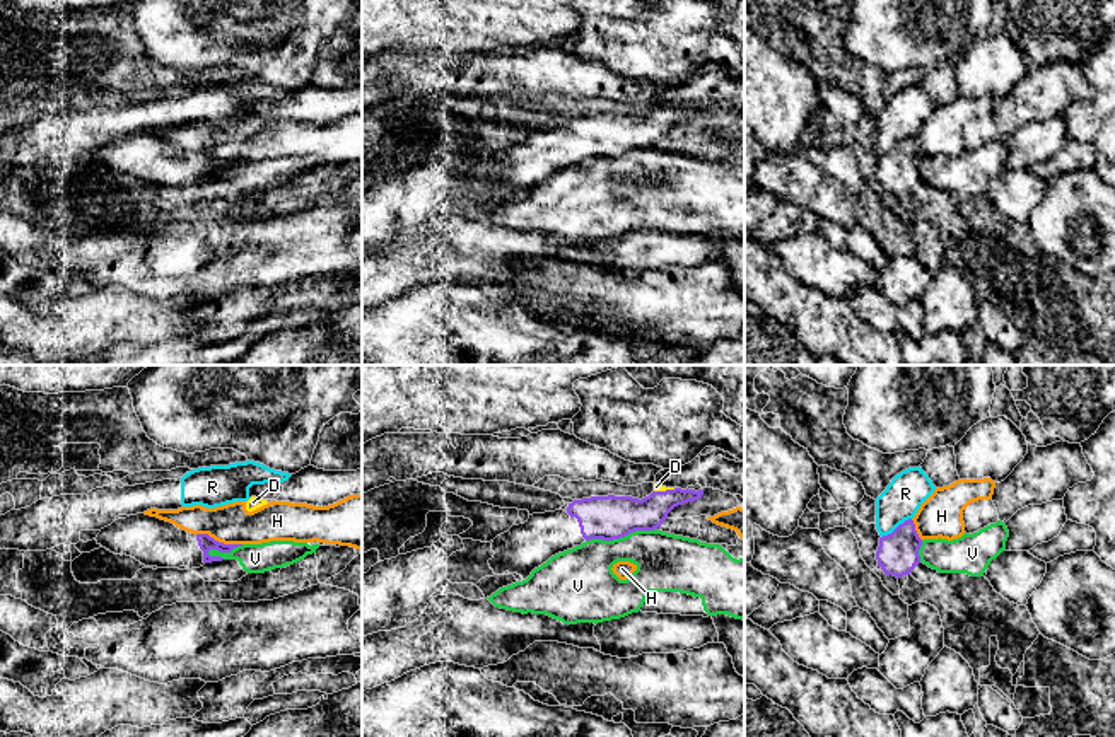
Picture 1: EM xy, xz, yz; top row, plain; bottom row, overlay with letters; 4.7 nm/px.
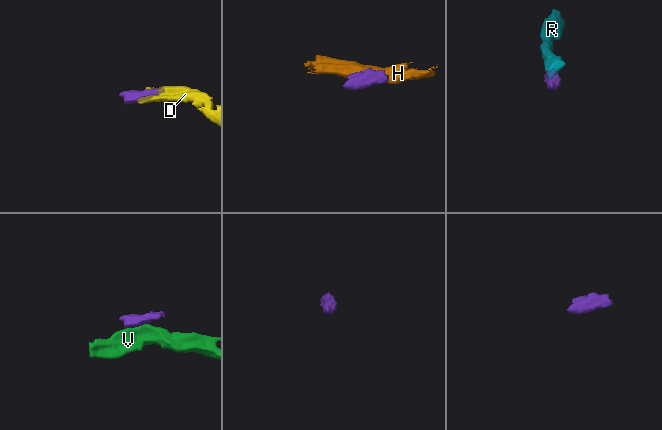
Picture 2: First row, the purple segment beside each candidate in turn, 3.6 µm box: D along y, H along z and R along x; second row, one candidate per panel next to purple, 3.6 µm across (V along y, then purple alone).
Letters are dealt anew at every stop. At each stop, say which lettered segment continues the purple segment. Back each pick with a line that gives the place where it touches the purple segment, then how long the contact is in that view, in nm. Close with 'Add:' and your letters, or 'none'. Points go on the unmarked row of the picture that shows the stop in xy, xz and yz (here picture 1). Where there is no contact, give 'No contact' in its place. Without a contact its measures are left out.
D: Touches purple at xz (666, 108). Shared border 110 nm
Add: D

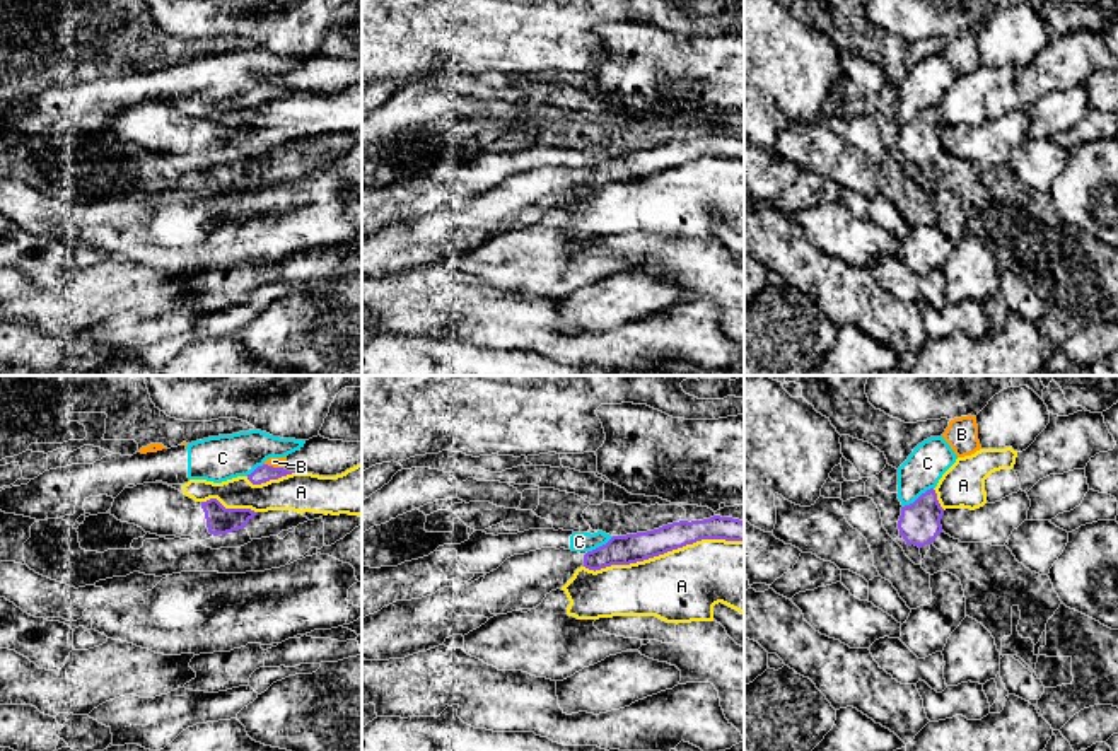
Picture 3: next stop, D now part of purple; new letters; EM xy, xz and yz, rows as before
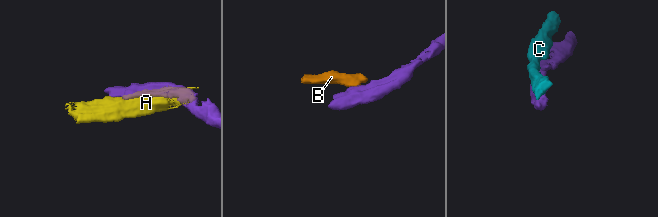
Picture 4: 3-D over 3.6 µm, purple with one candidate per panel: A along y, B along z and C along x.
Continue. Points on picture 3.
Add: none

